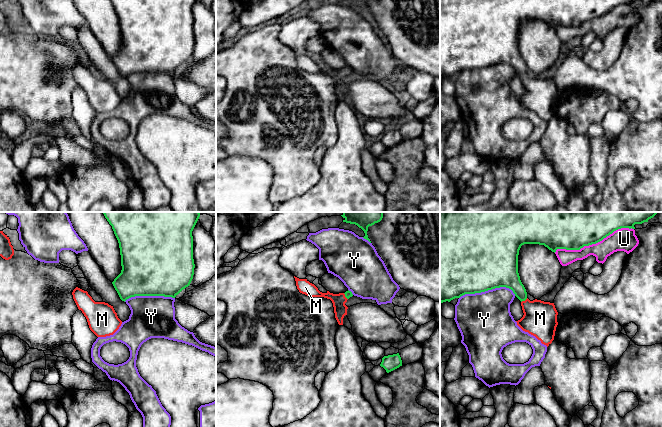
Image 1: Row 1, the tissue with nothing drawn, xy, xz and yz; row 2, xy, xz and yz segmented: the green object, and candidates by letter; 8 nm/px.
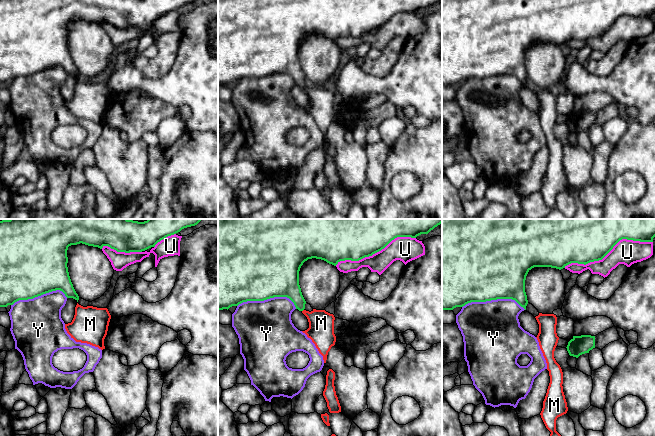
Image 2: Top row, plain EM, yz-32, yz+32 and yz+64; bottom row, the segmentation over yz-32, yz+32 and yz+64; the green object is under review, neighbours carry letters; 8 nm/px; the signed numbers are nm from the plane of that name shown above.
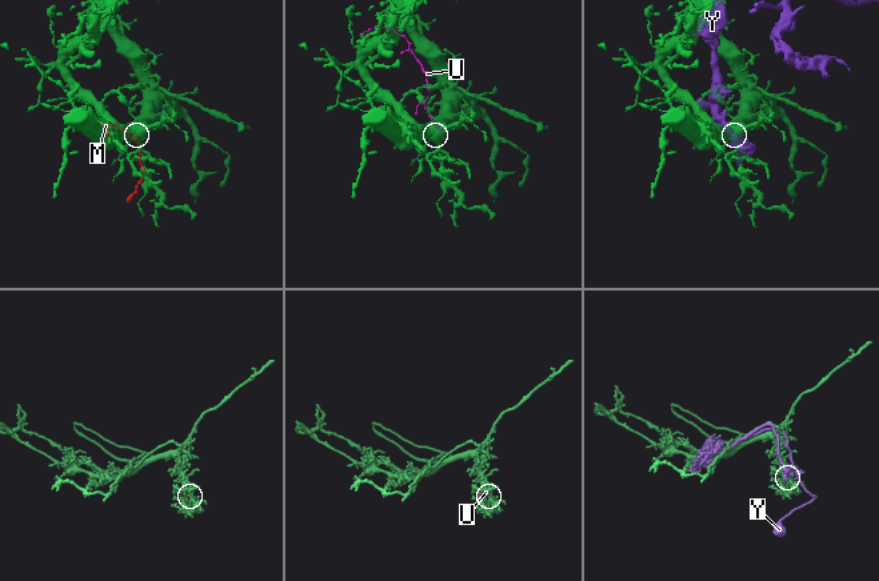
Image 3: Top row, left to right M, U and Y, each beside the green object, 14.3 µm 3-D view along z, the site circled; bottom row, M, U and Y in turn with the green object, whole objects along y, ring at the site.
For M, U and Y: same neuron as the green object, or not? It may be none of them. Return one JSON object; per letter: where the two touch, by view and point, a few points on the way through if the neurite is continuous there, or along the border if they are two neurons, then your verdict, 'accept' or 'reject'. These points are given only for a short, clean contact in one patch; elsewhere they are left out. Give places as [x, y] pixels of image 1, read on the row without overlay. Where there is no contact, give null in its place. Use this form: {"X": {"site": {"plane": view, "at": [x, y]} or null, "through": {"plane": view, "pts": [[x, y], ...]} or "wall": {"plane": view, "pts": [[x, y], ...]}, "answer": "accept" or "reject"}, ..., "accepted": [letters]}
{"M": {"site": {"plane": "yz", "at": [524, 76]}, "through": {"plane": "yz", "pts": [[506, 51], [518, 64], [524, 76], [540, 94]]}, "answer": "accept"}, "U": {"site": {"plane": "yz", "at": [593, 19]}, "answer": "reject"}, "Y": {"site": {"plane": "yz", "at": [487, 66]}, "answer": "reject"}, "accepted": ["M"]}

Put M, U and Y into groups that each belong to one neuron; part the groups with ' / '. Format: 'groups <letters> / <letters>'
groups M / U / Y

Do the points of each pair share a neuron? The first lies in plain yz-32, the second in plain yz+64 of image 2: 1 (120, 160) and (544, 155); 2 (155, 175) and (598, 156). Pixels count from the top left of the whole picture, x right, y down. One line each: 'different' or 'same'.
1: different
2: same

